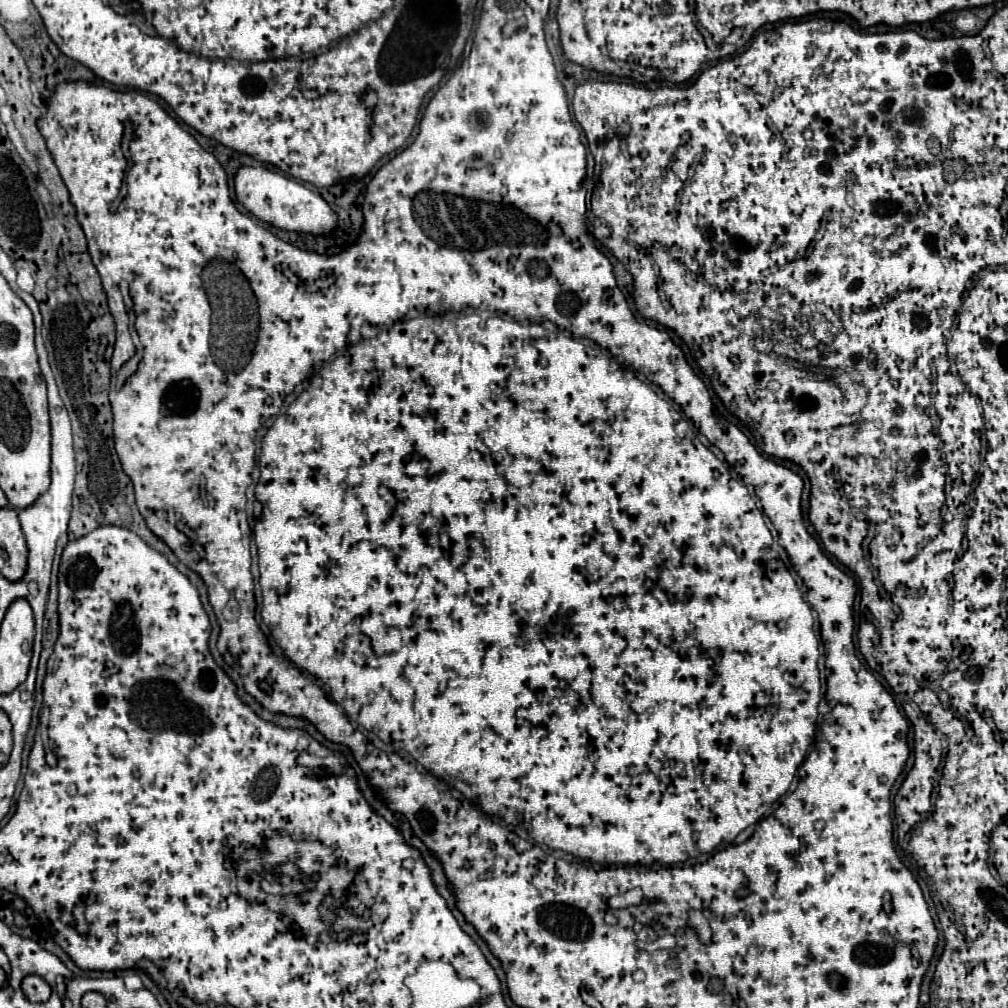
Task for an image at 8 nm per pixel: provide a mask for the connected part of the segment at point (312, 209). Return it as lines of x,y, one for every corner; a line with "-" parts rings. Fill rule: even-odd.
242,166
234,178
234,192
236,200
250,214
280,230
328,236
338,226
338,214
330,208
330,204
322,196
318,196
303,183
296,182
294,178
288,178
280,172
272,172
264,166

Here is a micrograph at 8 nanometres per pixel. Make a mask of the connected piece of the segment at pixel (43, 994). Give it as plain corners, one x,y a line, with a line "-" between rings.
34,974
22,980
22,990
30,1002
46,1002
50,998
50,986
46,984
46,980

